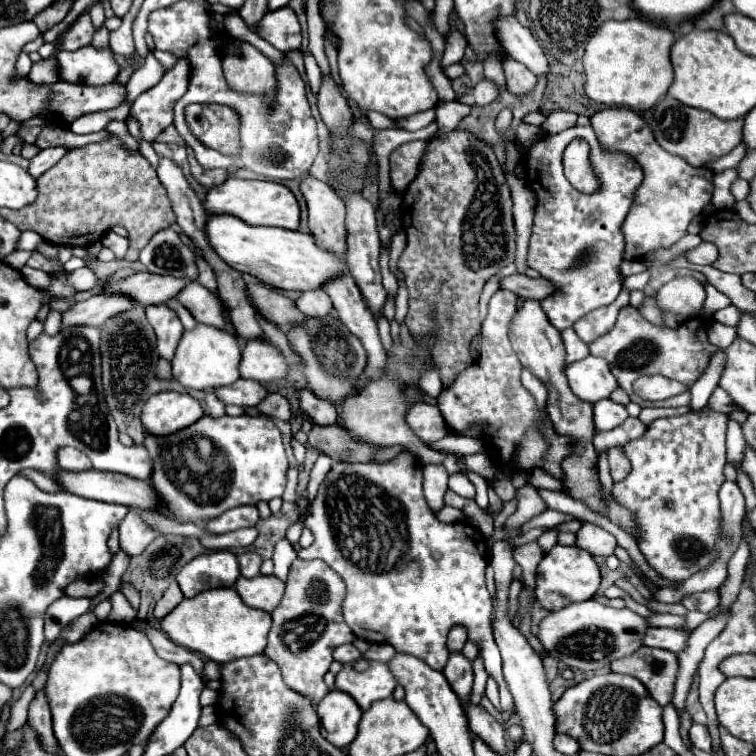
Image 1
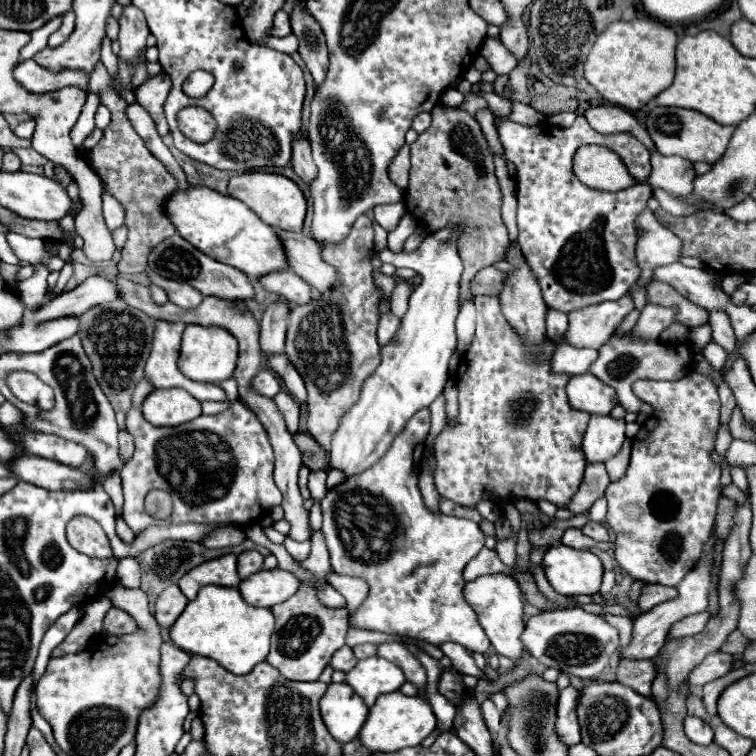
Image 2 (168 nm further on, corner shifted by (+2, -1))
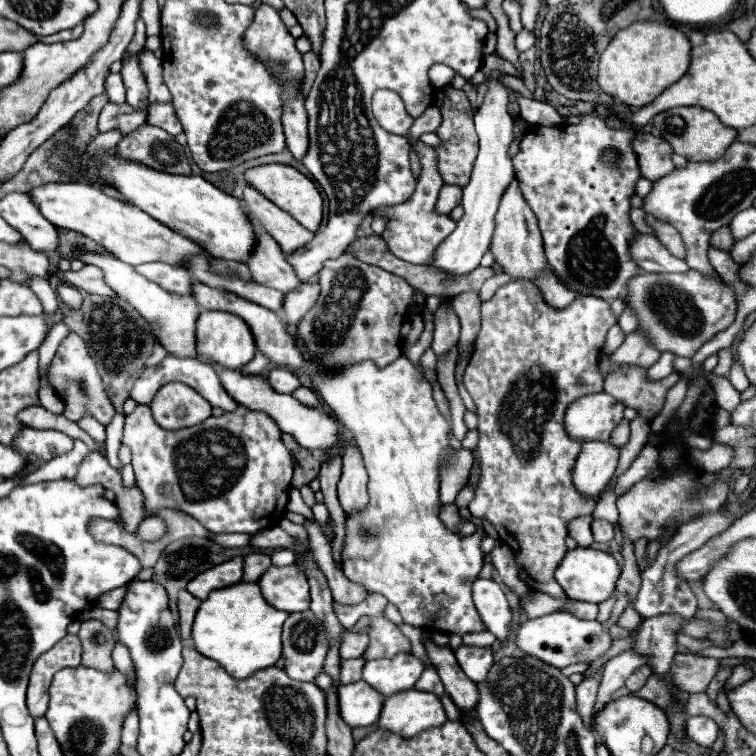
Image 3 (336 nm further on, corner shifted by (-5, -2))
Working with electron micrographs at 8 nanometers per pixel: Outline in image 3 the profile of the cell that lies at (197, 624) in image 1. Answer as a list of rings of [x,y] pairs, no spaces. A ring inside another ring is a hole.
[[[239,582],[219,588],[201,602],[195,616],[191,638],[193,646],[207,658],[217,660],[231,676],[247,678],[257,670],[273,666],[281,656],[281,626],[287,612],[269,606],[259,590],[259,584]]]

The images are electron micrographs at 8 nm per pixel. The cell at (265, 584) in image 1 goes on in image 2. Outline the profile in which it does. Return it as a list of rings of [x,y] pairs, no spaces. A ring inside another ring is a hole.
[[[262,569],[240,583],[240,593],[248,605],[274,607],[298,591],[298,579],[282,569]]]

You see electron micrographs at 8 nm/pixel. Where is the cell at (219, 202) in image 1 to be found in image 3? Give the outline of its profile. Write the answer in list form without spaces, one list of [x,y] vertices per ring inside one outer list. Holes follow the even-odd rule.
[[[285,164],[257,166],[257,168],[251,168],[245,172],[245,182],[251,184],[255,190],[259,190],[267,200],[277,204],[281,210],[291,214],[309,232],[315,232],[319,228],[321,218],[323,218],[323,198],[321,198],[317,186],[307,176],[297,172],[295,168],[285,166]]]

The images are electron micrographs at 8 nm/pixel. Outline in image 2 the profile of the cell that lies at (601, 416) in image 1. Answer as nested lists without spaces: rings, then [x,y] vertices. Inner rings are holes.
[[[590,417],[582,453],[586,463],[606,463],[614,457],[624,443],[624,421],[616,421],[612,417]]]

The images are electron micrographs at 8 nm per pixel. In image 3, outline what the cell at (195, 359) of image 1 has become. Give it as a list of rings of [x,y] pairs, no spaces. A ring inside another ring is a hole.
[[[203,310],[197,318],[197,360],[213,362],[223,368],[243,368],[255,356],[255,340],[249,326],[229,312],[209,312]]]

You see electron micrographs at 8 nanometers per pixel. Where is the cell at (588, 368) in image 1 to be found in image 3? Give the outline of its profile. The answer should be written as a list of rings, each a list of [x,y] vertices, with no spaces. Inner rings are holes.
[[[607,392],[587,394],[575,400],[565,414],[567,434],[575,440],[609,440],[615,424],[623,418],[625,408],[617,408],[617,400]]]

